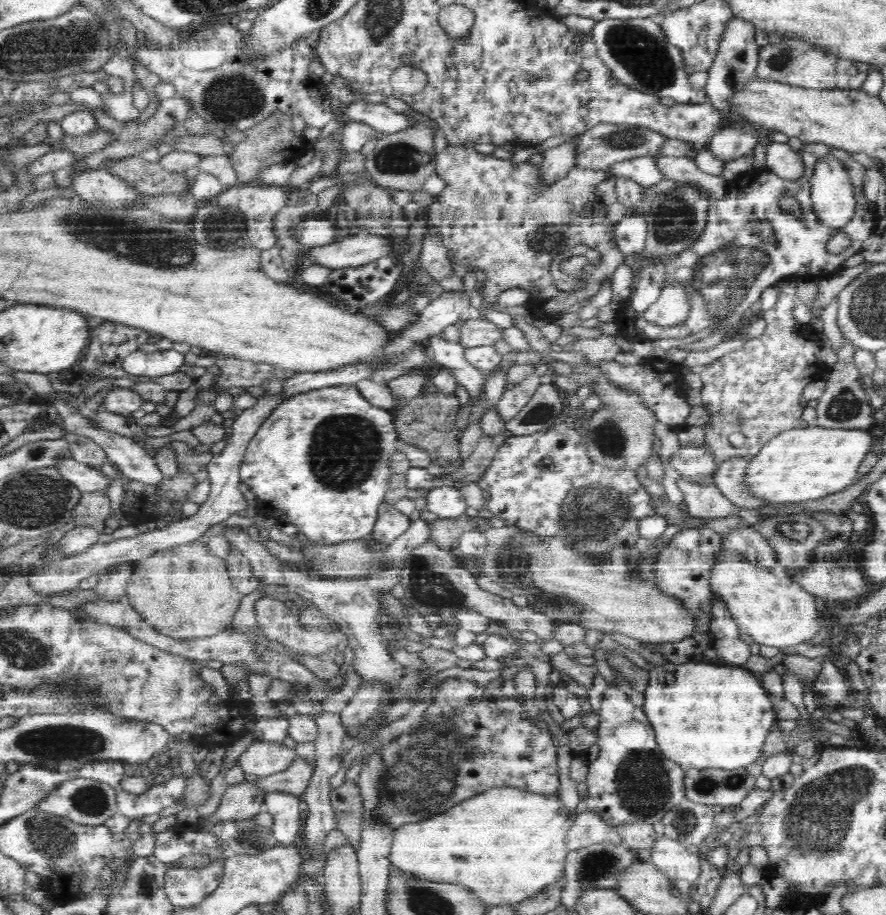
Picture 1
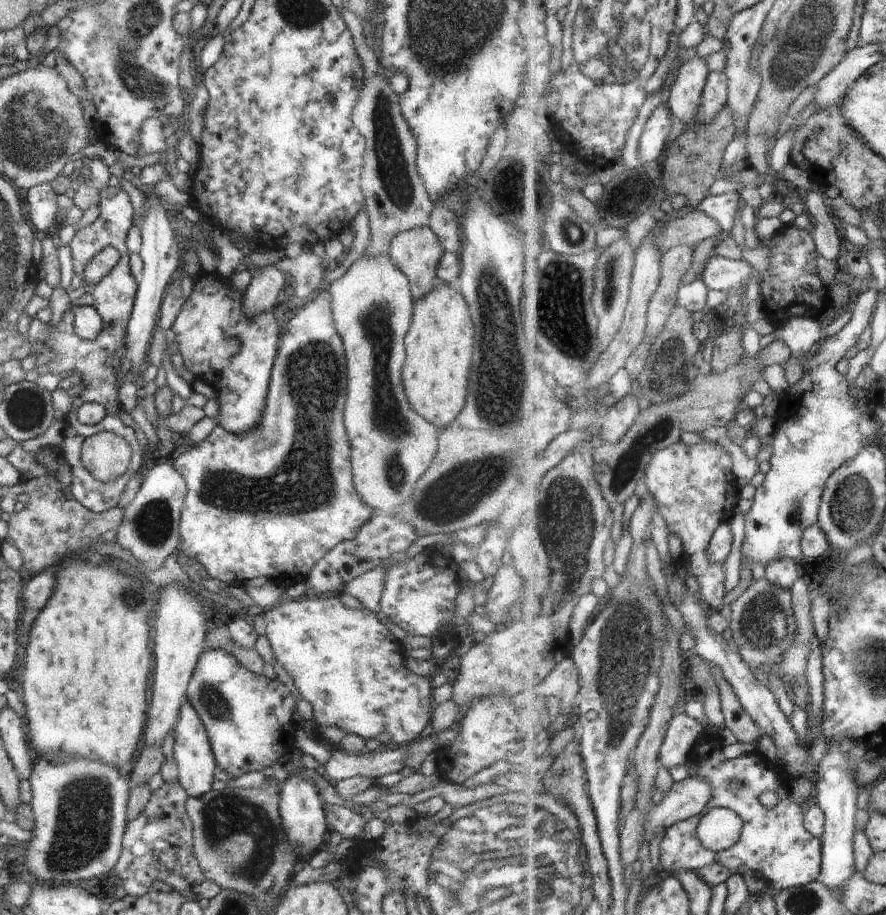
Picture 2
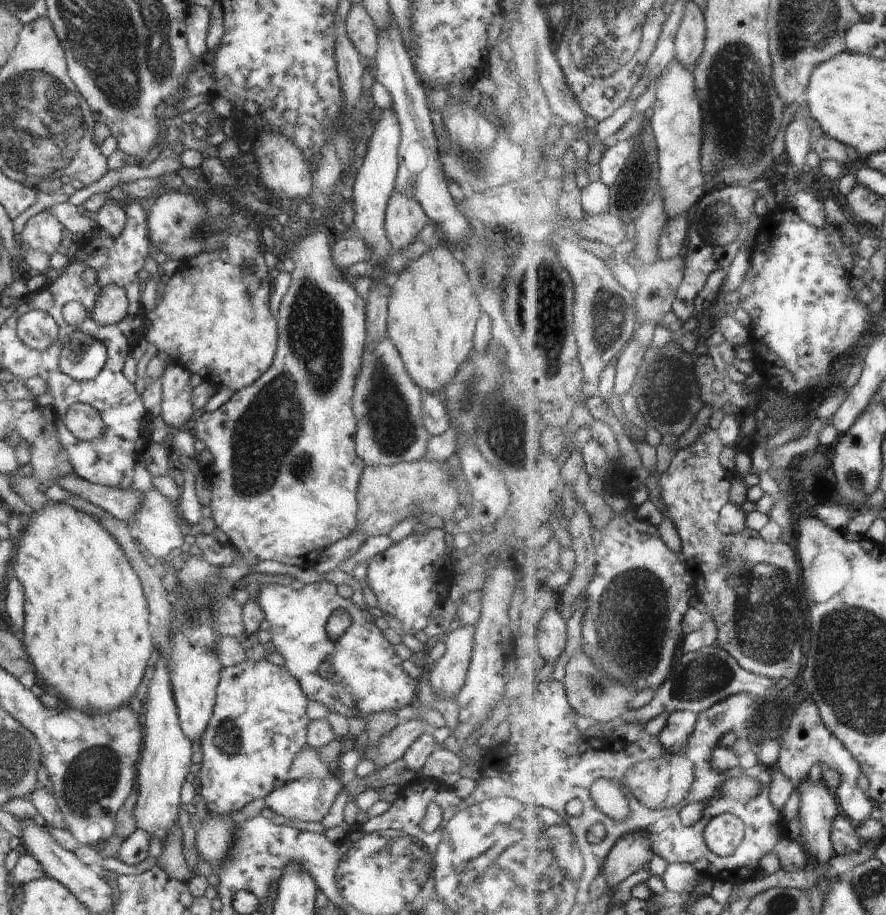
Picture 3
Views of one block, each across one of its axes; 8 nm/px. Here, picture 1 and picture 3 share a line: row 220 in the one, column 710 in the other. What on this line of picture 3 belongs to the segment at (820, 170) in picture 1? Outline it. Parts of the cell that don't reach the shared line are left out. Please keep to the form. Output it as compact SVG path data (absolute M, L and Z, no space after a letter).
M732 813L714 817L705 830L706 842L719 855L734 854L746 836L747 824Z

